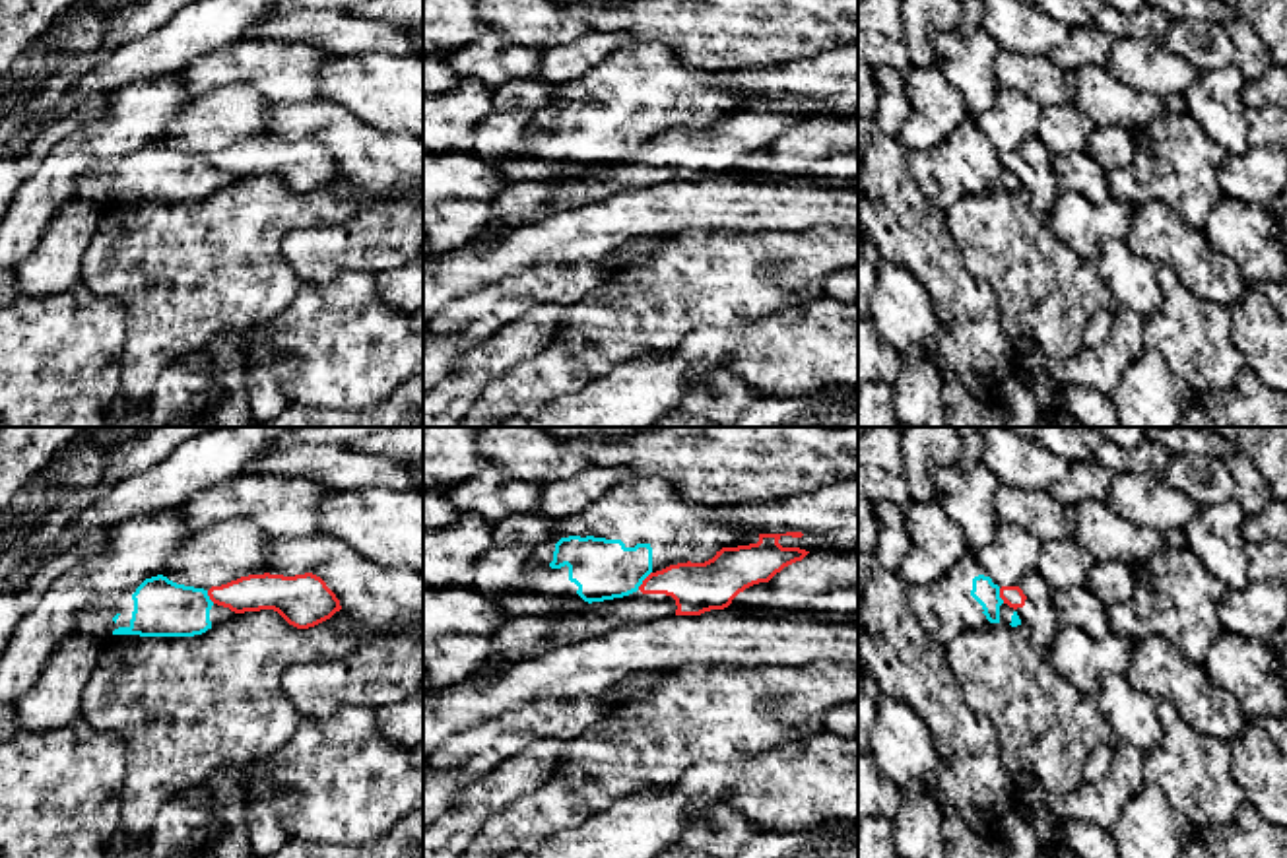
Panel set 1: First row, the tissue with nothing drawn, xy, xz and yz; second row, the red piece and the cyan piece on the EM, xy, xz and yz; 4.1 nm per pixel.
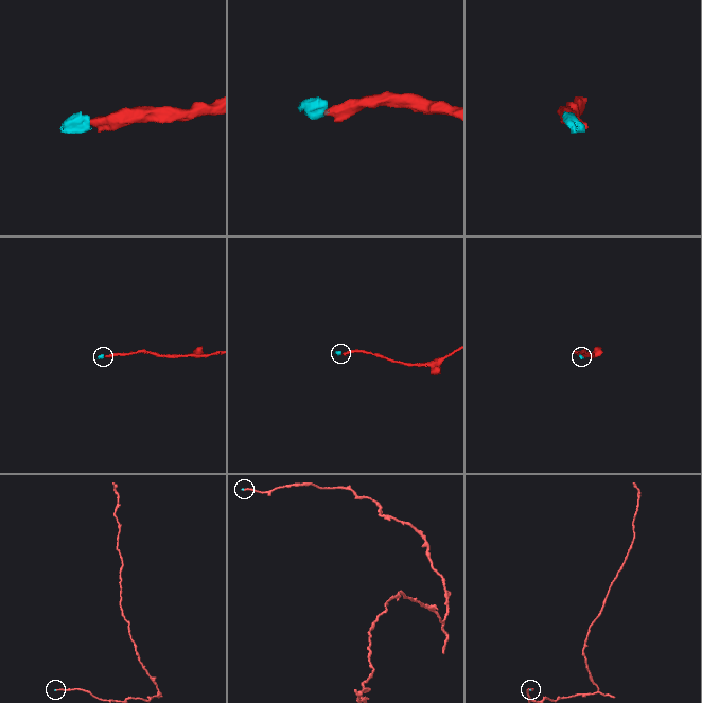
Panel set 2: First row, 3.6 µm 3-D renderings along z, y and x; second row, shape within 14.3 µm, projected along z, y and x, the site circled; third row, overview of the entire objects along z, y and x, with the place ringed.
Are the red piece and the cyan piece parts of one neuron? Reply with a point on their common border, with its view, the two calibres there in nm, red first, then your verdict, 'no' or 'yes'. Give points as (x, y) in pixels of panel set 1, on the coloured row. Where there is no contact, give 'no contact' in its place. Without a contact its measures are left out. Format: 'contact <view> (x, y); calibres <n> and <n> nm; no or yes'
contact xz (643, 581); calibres 200 and 260 nm; no

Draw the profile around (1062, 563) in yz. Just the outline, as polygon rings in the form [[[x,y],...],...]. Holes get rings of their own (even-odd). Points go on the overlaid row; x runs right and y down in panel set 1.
[[[1072,538],[1042,542],[1039,573],[1052,590],[1068,590],[1085,586],[1087,575],[1095,559],[1077,547]]]

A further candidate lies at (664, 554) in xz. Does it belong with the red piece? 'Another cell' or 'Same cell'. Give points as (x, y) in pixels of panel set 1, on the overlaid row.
Another cell

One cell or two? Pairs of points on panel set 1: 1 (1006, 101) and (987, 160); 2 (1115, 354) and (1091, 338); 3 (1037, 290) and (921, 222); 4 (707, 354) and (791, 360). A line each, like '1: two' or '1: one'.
1: two
2: two
3: two
4: one

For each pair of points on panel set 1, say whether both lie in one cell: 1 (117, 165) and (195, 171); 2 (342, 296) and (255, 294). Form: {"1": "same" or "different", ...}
{"1": "same", "2": "different"}

